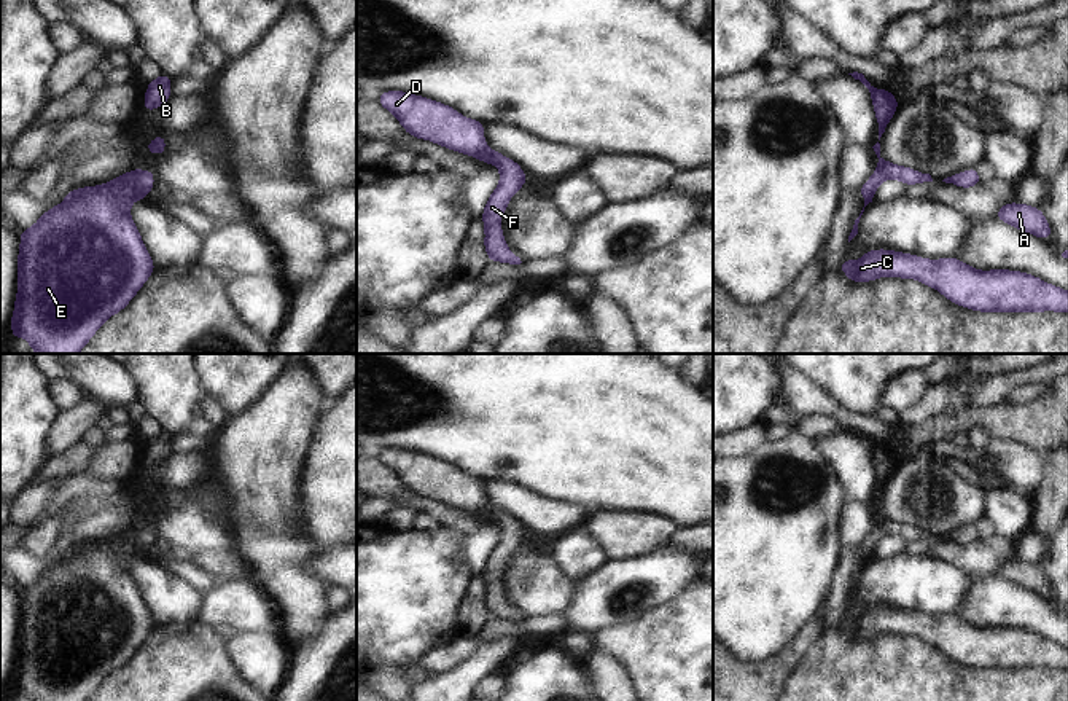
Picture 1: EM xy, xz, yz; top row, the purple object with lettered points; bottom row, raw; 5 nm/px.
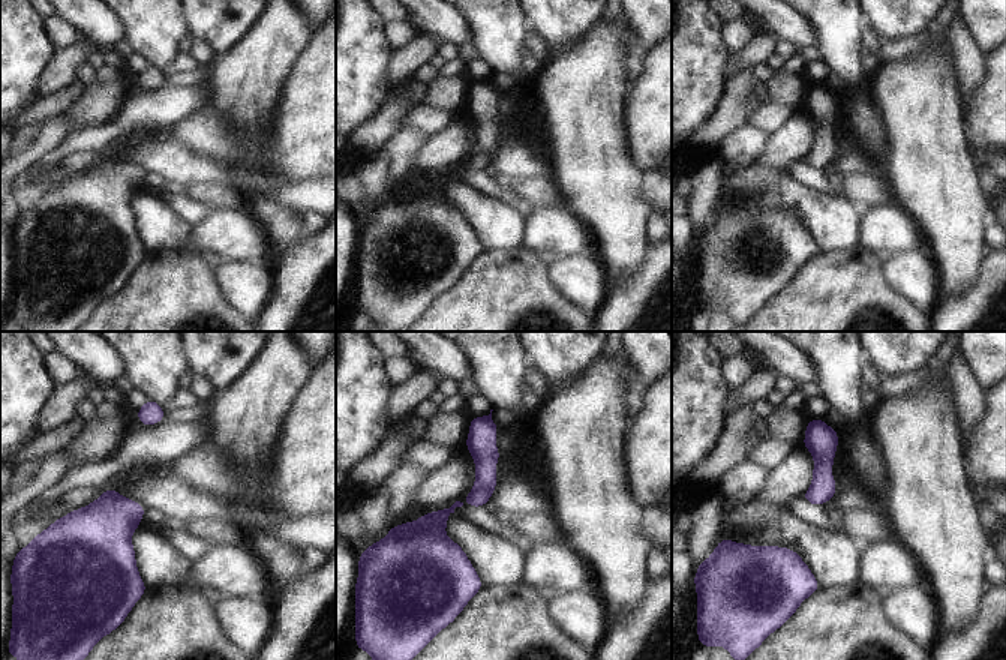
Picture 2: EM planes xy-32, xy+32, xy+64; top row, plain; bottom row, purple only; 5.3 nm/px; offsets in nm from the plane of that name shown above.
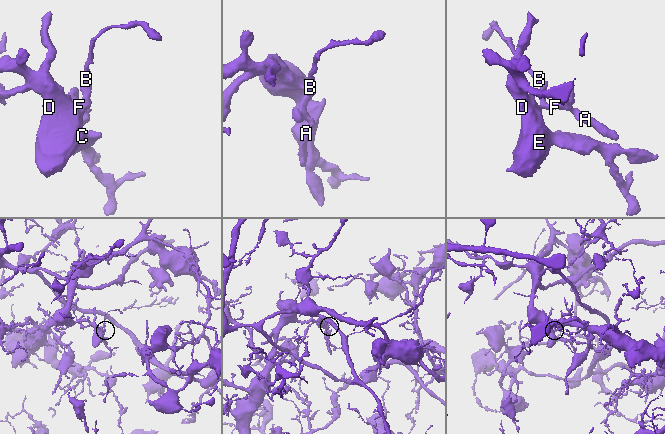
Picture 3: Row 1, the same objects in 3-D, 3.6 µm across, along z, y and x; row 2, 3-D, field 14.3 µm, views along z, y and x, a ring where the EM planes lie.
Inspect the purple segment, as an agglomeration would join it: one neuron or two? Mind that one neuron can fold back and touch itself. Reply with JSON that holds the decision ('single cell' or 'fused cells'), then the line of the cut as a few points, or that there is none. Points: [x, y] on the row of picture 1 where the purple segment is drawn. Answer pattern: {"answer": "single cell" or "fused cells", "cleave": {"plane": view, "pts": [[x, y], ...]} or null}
{"answer": "single cell", "cleave": null}

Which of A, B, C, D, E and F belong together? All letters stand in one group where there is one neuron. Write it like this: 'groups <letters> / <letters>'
groups A B C D E F

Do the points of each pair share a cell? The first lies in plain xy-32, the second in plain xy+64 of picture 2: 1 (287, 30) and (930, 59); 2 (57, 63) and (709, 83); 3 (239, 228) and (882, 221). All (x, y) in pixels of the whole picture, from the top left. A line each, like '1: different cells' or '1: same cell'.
1: same cell
2: different cells
3: same cell

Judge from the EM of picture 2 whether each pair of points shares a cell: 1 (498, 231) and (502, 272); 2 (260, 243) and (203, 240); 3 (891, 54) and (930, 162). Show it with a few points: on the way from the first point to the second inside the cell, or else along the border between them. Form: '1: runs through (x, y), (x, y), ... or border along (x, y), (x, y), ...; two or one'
1: border along (522, 243), (511, 249), (483, 251); two
2: runs through (246, 240), (216, 240); one
3: border along (924, 42), (907, 59), (880, 63); two

